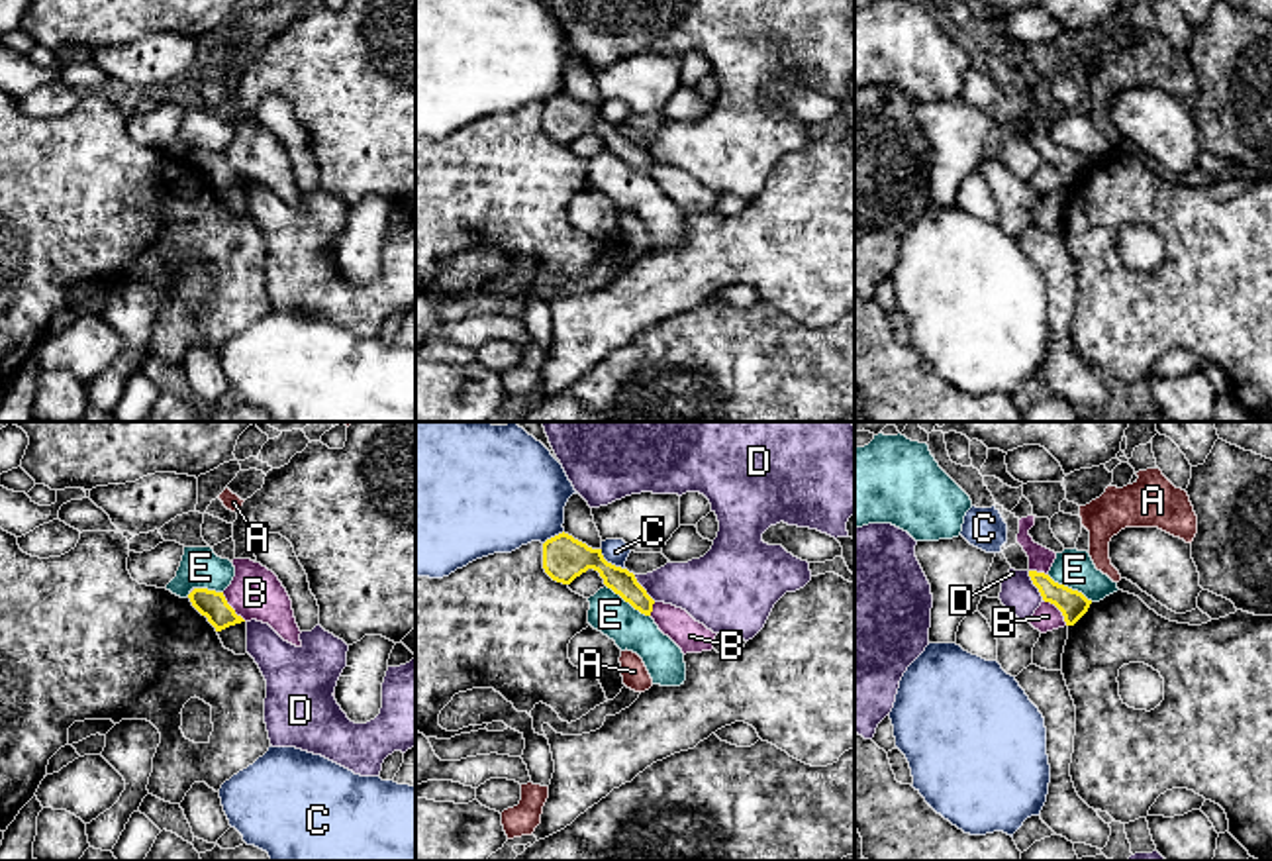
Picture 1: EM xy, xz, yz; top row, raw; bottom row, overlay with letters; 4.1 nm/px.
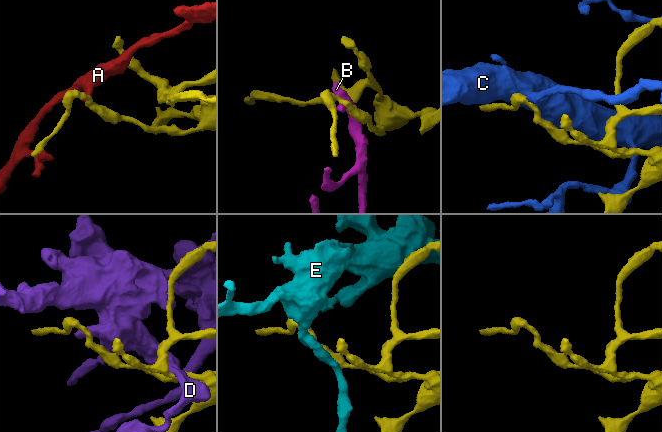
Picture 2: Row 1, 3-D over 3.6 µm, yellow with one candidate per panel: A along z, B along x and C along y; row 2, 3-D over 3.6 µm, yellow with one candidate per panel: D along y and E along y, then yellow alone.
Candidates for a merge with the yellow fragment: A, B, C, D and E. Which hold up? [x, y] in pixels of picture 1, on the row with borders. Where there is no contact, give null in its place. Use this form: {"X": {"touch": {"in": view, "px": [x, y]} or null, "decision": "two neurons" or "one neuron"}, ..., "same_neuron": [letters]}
{"A": {"touch": {"in": "xy", "px": [193, 591]}, "decision": "two neurons"}, "B": {"touch": {"in": "yz", "px": [1059, 608]}, "decision": "two neurons"}, "C": {"touch": {"in": "xz", "px": [610, 563]}, "decision": "two neurons"}, "D": {"touch": {"in": "yz", "px": [1033, 583]}, "decision": "two neurons"}, "E": {"touch": {"in": "xz", "px": [628, 601]}, "decision": "two neurons"}, "same_neuron": []}

